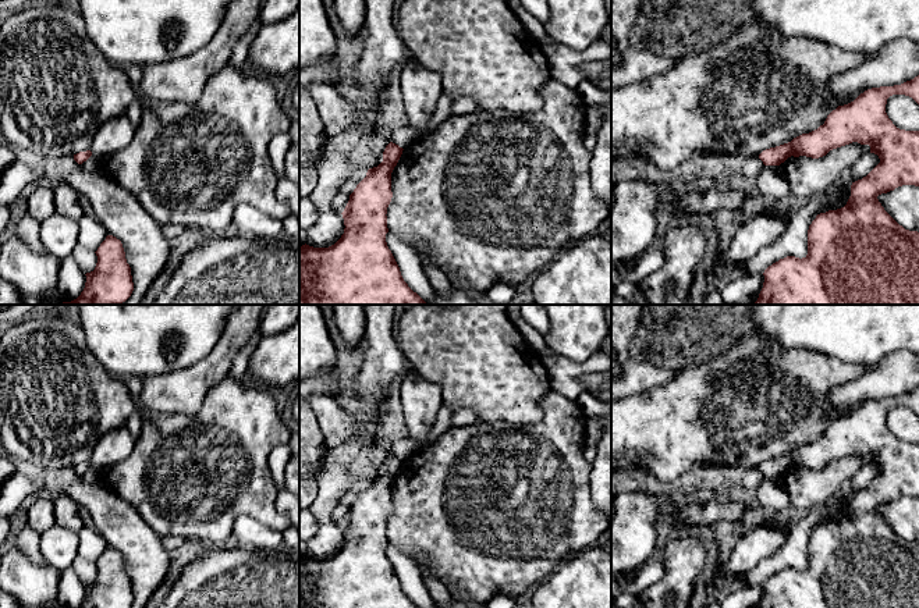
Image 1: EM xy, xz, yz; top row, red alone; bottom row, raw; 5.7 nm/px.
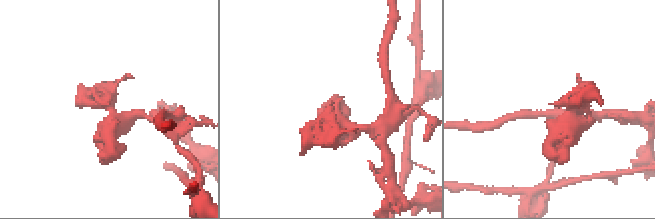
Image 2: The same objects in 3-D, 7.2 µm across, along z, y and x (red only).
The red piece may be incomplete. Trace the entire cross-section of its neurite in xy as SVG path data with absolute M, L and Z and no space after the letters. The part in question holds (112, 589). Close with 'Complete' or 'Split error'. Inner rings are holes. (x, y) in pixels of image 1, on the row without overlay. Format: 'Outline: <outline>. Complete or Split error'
Outline: M107 547L95 565L96 579L85 586L86 594L79 608L131 608L134 594L121 552Z. Complete

